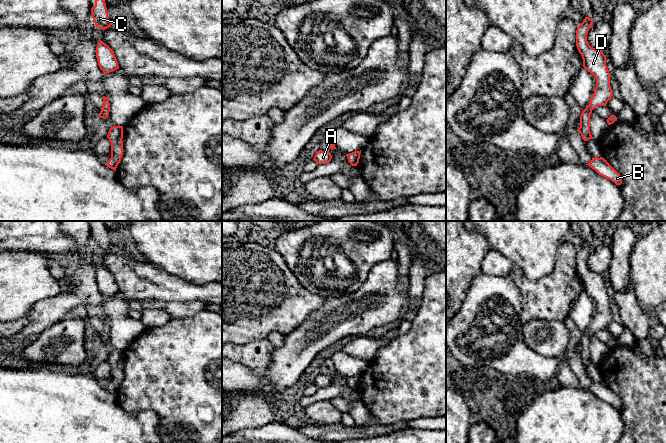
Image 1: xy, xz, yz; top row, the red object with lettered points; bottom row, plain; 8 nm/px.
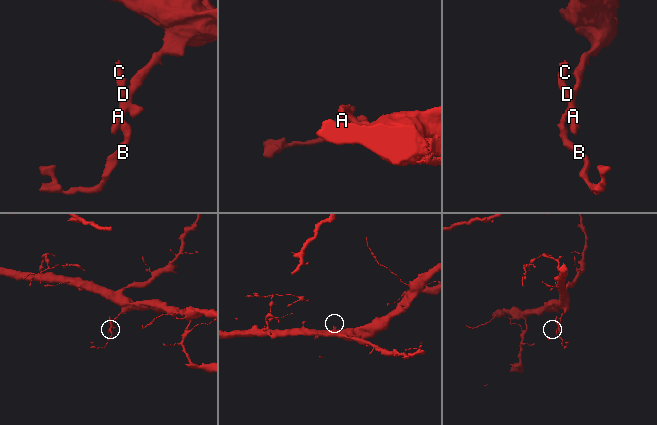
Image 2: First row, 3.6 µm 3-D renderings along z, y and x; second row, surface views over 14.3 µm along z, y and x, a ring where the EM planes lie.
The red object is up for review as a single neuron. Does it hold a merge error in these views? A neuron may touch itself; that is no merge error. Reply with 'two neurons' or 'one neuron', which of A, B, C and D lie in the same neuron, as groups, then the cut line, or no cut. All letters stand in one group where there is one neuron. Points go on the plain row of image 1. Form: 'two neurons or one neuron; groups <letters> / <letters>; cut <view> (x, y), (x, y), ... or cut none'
one neuron; groups A B C D; cut none

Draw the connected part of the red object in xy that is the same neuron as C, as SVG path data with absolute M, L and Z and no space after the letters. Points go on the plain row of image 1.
M103 221L95 224L95 230L91 232L91 237L93 245L98 252L105 254L112 249L108 242L106 227Z

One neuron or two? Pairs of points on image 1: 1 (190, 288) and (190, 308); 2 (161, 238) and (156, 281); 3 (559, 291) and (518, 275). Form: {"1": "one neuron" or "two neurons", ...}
{"1": "two neurons", "2": "two neurons", "3": "one neuron"}

